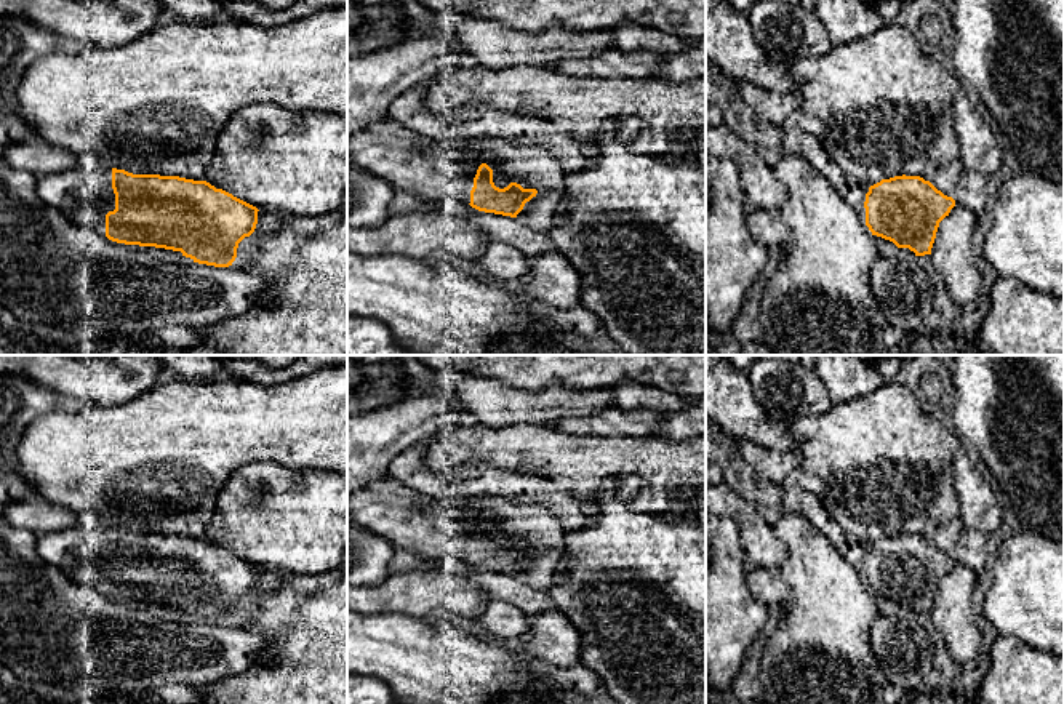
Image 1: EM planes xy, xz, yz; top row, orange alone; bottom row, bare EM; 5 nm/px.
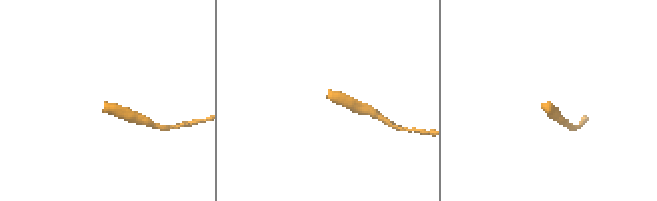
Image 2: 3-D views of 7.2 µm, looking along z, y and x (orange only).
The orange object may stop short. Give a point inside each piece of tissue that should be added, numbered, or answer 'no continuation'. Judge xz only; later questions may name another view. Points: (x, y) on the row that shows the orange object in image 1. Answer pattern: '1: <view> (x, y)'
1: xz (407, 160)

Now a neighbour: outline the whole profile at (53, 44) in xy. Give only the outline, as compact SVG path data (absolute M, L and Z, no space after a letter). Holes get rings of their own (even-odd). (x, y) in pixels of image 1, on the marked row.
M0 16L0 150L37 138L18 117L16 91L29 66L45 54L83 54L94 45L51 34L22 16Z

